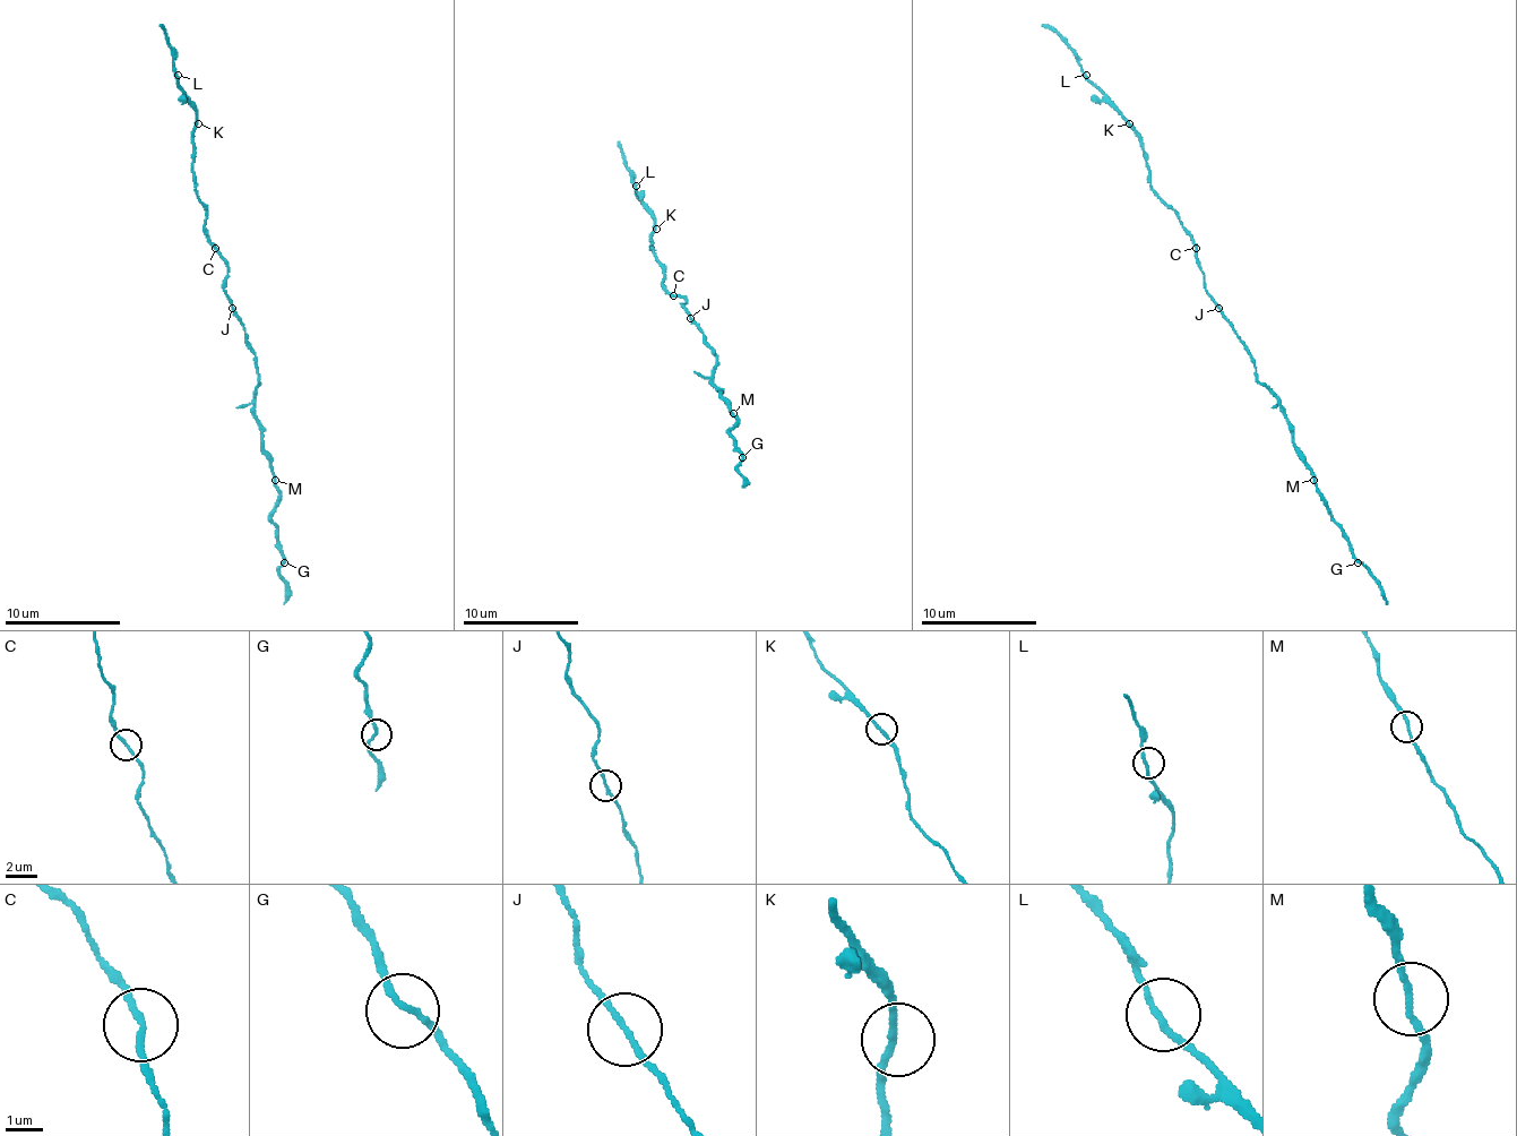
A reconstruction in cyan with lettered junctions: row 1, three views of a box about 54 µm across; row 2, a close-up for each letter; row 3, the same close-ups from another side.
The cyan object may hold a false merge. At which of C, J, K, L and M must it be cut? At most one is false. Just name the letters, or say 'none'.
none

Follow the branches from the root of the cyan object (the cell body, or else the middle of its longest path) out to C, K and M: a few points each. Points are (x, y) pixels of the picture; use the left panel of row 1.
C: (235, 308), (224, 289), (226, 259), (215, 248)
K: (235, 308), (224, 289), (226, 259), (206, 233), (206, 204), (195, 187), (192, 129), (198, 123)
M: (235, 308), (235, 317), (244, 328), (244, 340), (258, 369), (256, 418), (261, 430), (261, 450), (276, 479)

